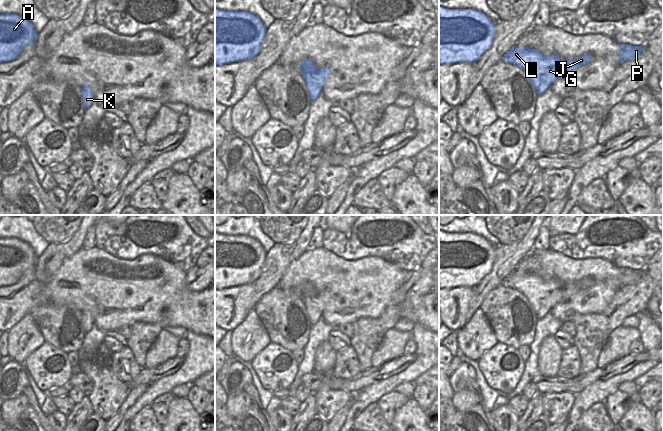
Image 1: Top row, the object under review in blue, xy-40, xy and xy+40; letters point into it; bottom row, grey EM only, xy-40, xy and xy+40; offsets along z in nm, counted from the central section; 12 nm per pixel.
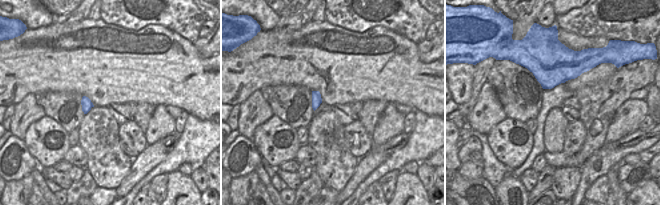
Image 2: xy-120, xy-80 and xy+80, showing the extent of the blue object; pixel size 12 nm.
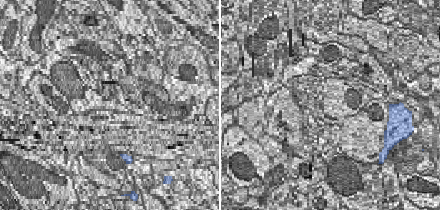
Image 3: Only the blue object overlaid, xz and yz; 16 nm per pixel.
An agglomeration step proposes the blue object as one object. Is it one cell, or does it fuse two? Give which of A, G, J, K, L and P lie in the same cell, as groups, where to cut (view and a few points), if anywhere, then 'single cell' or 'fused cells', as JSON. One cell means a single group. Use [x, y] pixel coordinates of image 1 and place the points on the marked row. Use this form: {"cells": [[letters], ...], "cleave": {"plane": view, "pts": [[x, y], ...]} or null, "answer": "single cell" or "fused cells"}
{"cells": [["A", "G", "J", "K", "L", "P"]], "cleave": null, "answer": "single cell"}

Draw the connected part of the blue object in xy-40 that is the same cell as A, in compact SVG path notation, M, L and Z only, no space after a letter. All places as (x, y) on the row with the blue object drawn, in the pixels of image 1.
M0 14L0 64L17 59L28 45L36 42L37 35L26 18L18 14Z

